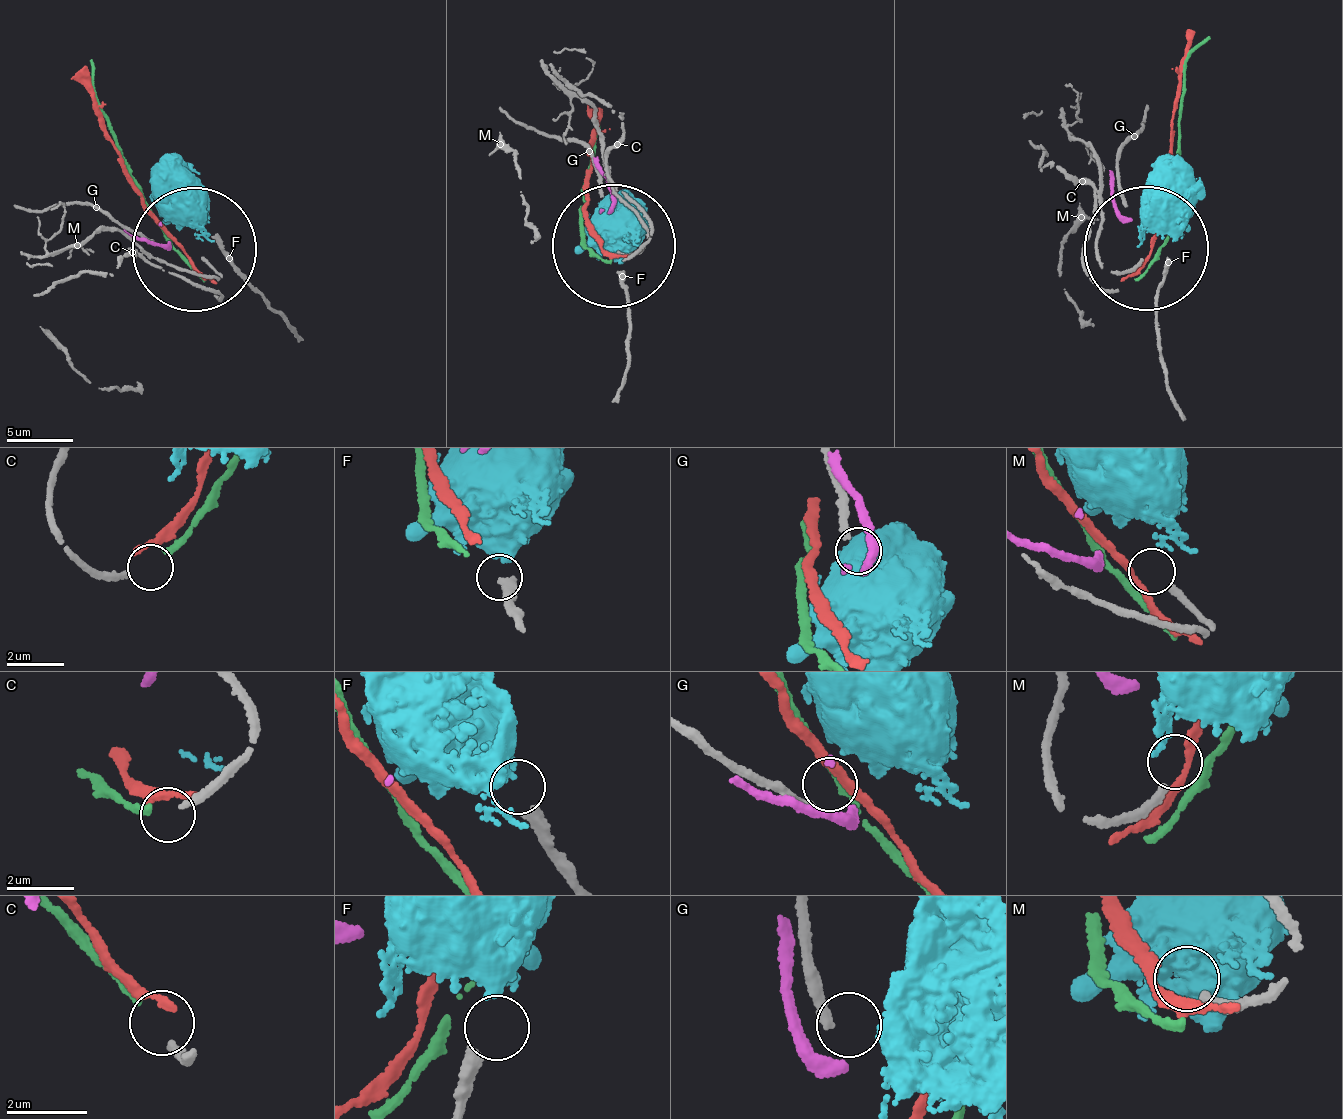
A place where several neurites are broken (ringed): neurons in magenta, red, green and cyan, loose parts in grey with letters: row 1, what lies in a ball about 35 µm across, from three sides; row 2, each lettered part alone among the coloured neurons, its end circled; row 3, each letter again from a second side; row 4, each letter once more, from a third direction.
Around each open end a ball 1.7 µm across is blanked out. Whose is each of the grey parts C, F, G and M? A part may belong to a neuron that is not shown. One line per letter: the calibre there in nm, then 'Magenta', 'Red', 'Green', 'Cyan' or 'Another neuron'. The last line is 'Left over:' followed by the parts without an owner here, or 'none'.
C: Thickness 200 nm. Green
F: Thickness 400 nm. Cyan
G: Thickness 220 nm. Another neuron
M: Thickness 240 nm. Another neuron
Left over: G, M

